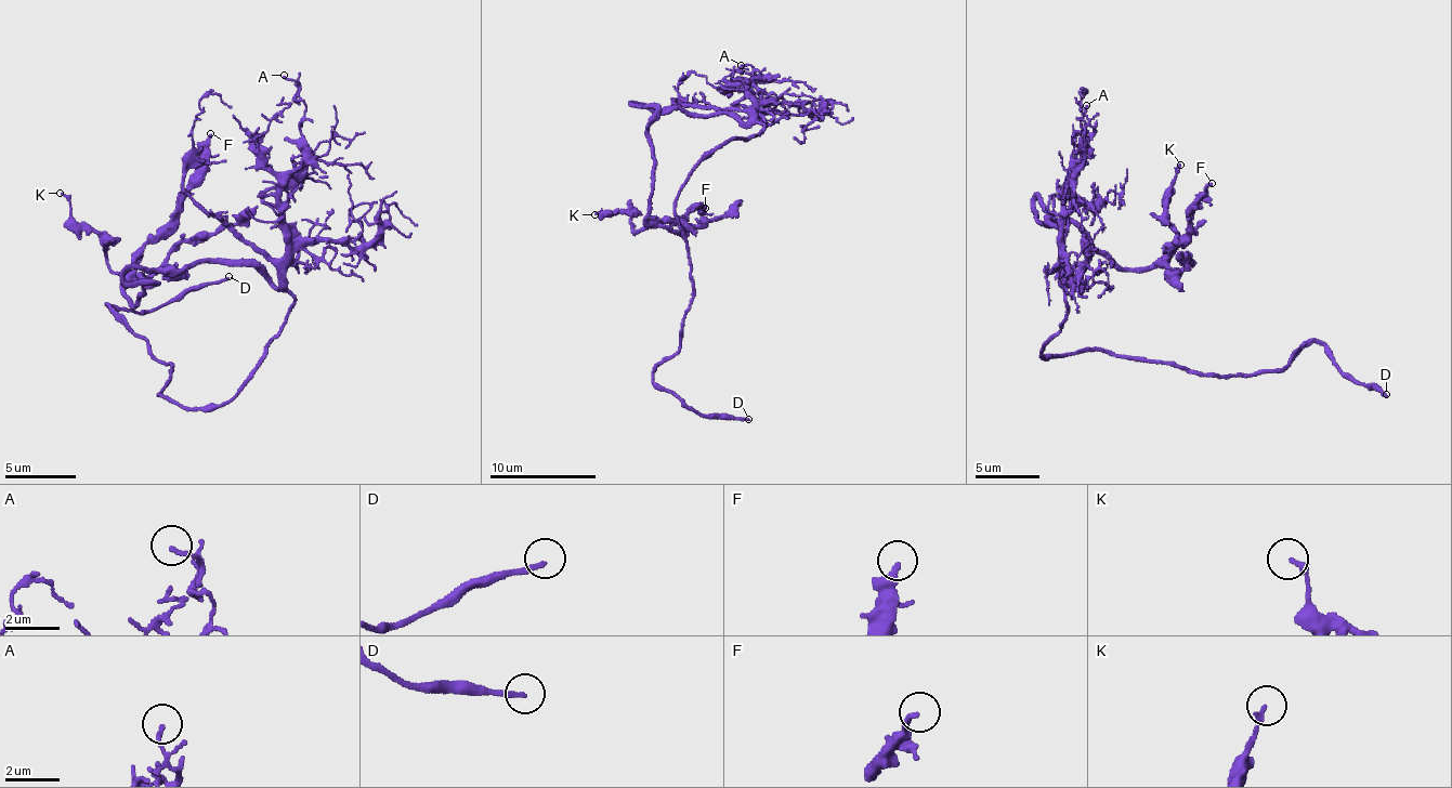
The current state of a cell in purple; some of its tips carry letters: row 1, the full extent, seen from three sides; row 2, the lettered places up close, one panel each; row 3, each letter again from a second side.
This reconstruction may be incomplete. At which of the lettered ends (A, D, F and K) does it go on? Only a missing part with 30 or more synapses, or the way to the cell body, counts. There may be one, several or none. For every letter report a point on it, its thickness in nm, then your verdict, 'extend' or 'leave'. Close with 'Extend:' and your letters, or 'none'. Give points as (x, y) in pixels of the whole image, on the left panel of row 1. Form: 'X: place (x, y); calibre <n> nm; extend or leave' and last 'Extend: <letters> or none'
A: place (284, 75); calibre 140 nm; leave
D: place (229, 276); calibre 190 nm; extend
F: place (210, 133); calibre 200 nm; leave
K: place (60, 193); calibre 200 nm; leave
Extend: D

